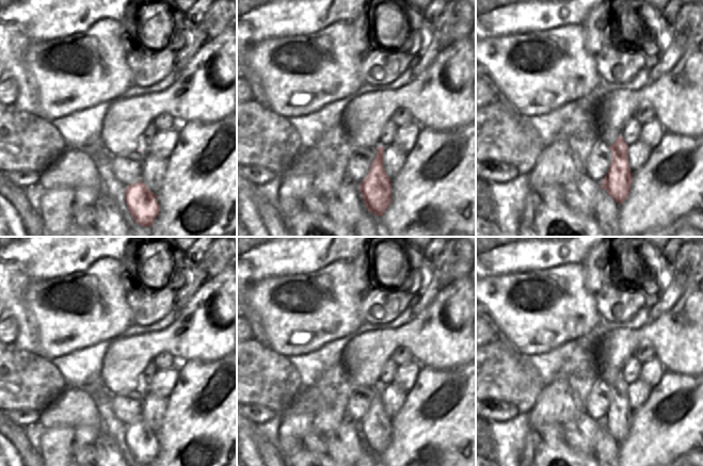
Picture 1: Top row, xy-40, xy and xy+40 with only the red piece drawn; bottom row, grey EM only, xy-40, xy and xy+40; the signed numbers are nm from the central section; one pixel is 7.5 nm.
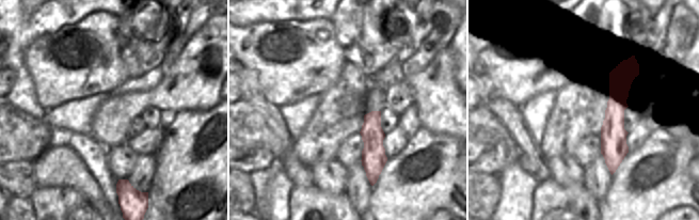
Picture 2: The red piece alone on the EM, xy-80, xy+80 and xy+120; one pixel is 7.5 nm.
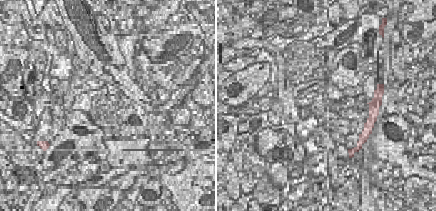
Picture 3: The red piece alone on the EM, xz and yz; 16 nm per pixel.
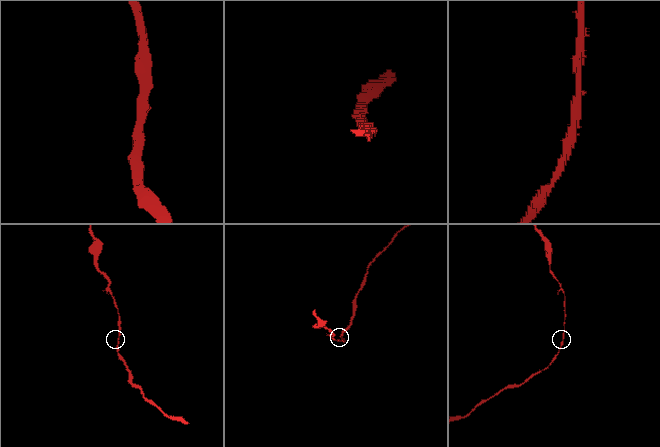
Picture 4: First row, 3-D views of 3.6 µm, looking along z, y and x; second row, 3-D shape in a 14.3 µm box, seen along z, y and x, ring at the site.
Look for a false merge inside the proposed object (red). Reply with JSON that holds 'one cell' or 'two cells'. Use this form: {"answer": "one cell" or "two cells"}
{"answer": "two cells"}

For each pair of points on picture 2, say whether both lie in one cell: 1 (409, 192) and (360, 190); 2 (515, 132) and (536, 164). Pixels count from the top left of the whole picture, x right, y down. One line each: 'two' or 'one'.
1: two
2: one

